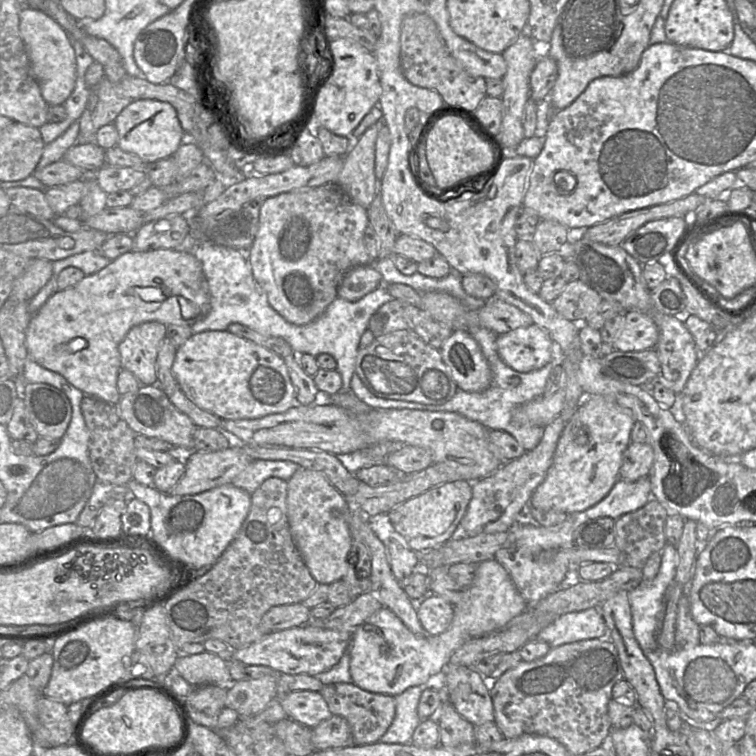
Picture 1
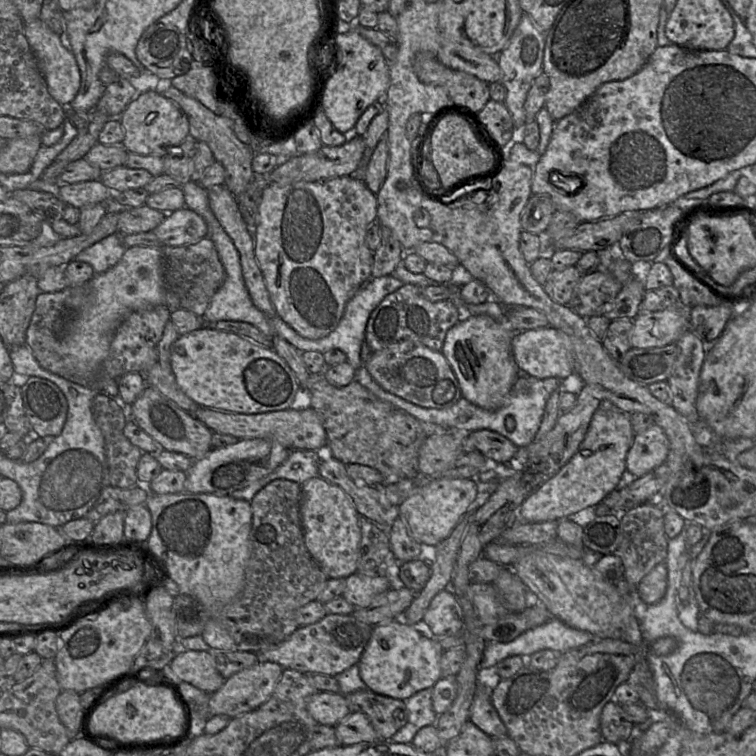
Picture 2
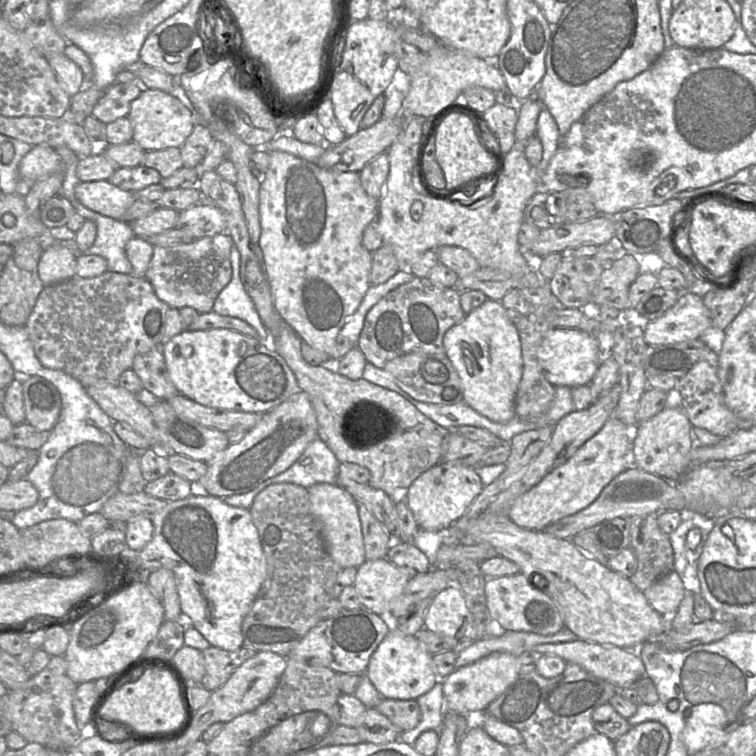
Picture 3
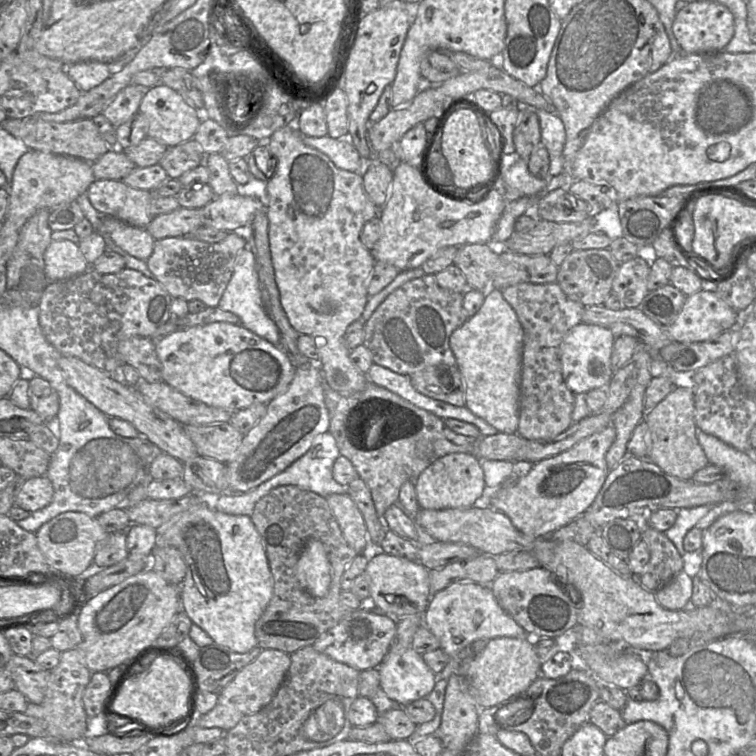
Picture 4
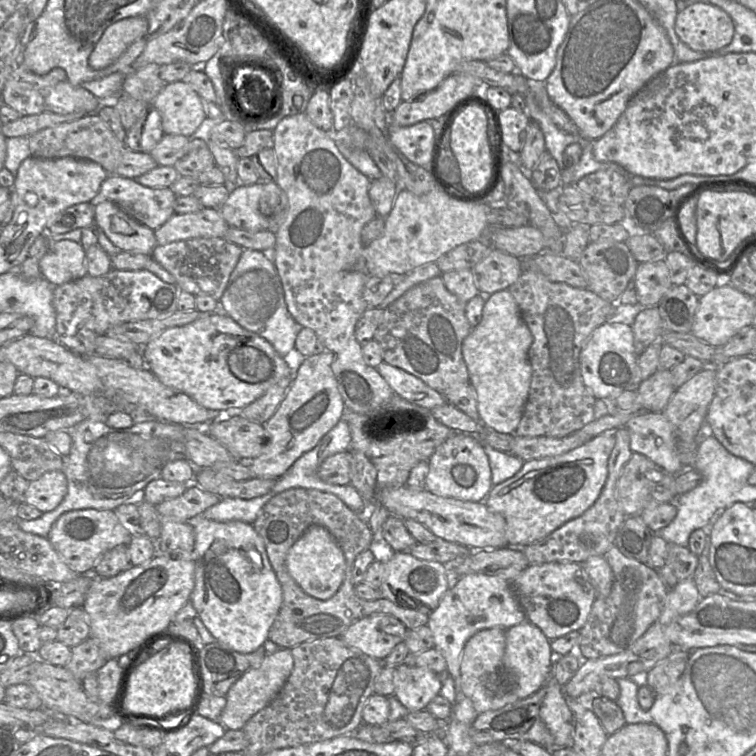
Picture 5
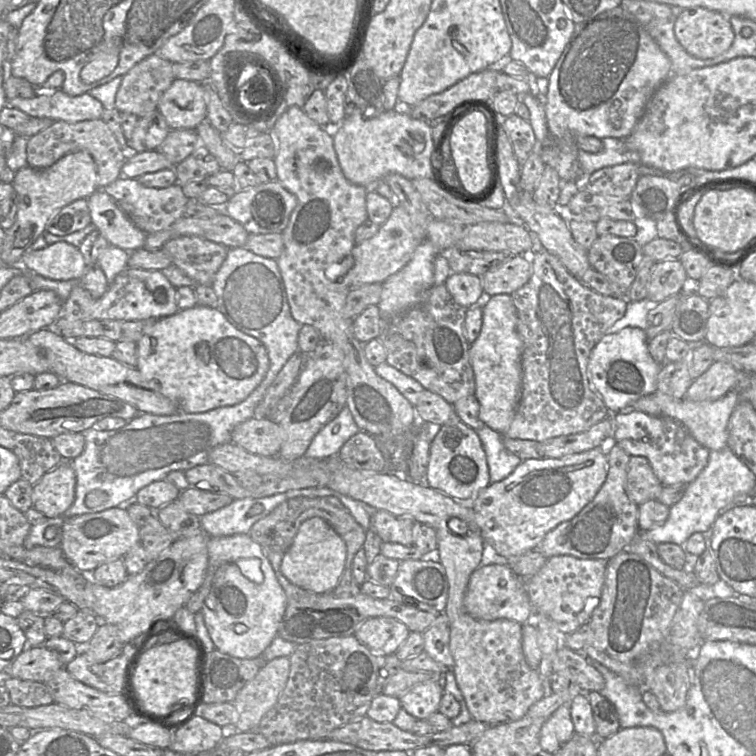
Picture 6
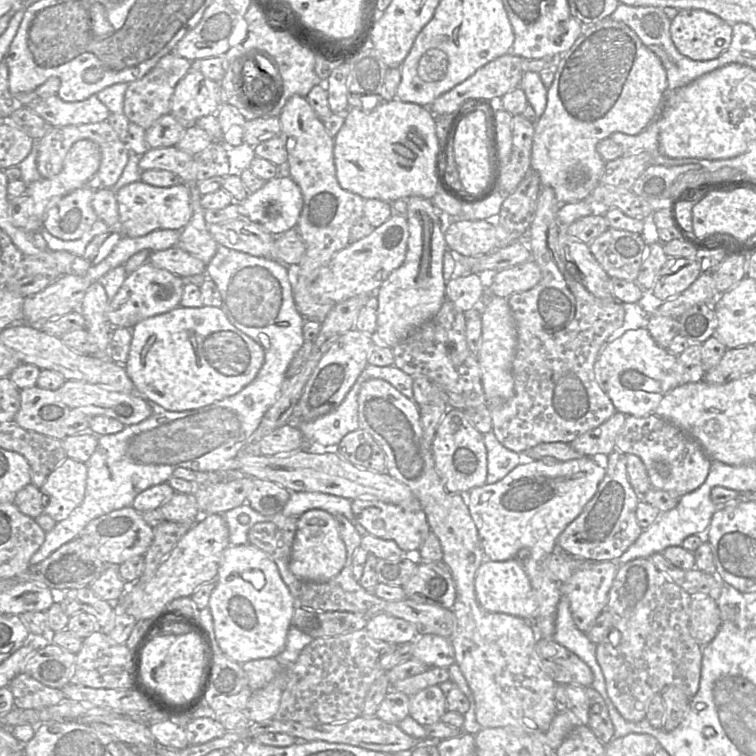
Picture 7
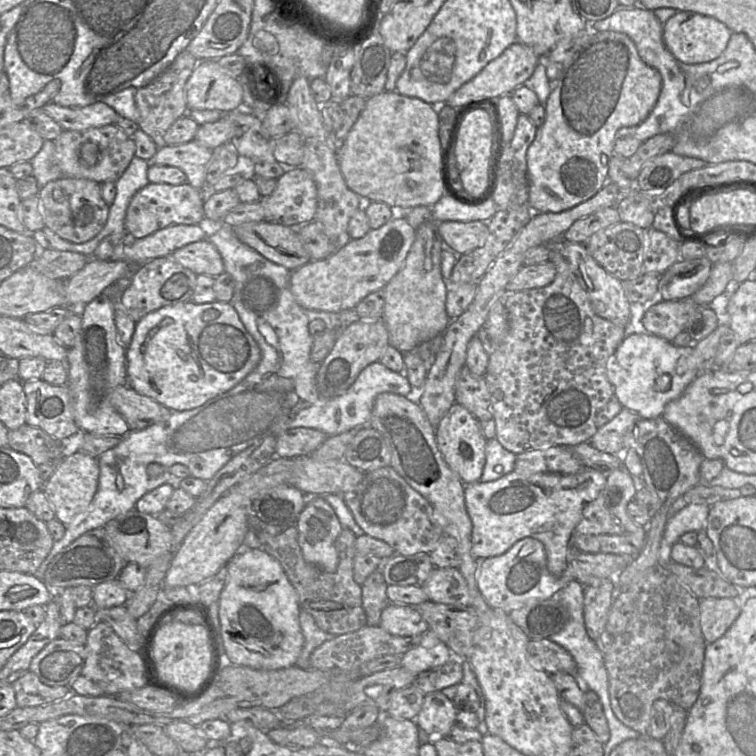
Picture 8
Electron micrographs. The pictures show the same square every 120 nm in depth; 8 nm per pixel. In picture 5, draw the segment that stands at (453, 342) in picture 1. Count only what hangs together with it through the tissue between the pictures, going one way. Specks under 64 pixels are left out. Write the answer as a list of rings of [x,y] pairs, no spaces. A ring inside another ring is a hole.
[[[497,291],[485,301],[480,323],[462,342],[469,381],[476,392],[477,411],[485,427],[514,434],[527,402],[532,368],[528,352],[533,336],[510,292]]]

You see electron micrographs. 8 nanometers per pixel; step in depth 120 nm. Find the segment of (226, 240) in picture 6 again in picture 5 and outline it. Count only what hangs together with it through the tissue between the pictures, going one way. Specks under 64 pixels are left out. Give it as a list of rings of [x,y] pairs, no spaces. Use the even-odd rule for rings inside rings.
[[[202,208],[193,213],[174,213],[162,226],[154,230],[156,244],[193,238],[223,238],[229,225],[218,208]]]

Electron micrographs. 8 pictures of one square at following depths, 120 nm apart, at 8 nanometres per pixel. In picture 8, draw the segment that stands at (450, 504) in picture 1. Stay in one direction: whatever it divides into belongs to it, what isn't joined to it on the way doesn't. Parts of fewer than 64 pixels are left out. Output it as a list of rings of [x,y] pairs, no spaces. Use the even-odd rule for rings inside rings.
[[[454,403],[436,427],[438,448],[450,469],[465,485],[479,482],[486,461],[486,441],[480,421],[464,406]]]

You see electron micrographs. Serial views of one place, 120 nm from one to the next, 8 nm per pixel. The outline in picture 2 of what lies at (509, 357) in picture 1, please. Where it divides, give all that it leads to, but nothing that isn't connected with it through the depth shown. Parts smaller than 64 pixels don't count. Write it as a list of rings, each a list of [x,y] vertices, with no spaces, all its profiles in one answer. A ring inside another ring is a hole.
[[[551,326],[516,332],[512,338],[511,347],[515,363],[523,374],[538,379],[564,380],[574,373],[570,342],[560,330]]]

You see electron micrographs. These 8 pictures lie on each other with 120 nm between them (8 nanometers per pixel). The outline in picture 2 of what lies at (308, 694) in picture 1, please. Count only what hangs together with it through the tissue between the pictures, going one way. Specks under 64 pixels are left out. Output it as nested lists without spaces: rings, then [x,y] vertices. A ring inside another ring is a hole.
[[[316,692],[308,698],[307,710],[318,724],[336,726],[350,713],[343,694]]]

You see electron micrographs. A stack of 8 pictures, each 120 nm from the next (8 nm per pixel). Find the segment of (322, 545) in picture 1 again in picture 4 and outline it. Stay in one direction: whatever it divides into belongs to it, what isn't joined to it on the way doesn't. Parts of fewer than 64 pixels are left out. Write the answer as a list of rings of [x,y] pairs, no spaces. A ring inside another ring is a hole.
[[[331,494],[326,500],[348,545],[362,553],[367,543],[367,528],[355,502],[348,494]]]

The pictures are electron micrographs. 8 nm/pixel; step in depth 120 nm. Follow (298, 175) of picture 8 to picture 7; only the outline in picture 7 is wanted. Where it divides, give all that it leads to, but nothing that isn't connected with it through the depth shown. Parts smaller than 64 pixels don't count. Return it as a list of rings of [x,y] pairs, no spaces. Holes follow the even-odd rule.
[[[274,177],[240,202],[240,214],[278,235],[296,228],[303,202],[300,187],[291,177]]]

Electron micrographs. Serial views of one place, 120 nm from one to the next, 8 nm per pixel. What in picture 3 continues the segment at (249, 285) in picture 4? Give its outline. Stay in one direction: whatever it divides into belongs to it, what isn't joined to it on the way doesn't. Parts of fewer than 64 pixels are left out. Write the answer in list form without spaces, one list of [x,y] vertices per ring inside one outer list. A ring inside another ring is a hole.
[[[234,244],[230,251],[230,261],[232,278],[216,298],[212,311],[219,315],[231,316],[246,321],[257,331],[261,342],[270,342],[270,331],[261,321],[255,305],[240,279],[241,258]]]

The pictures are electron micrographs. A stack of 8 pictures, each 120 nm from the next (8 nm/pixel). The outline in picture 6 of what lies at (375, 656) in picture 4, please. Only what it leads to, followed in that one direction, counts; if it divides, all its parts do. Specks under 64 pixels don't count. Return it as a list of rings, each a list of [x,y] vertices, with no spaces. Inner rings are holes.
[[[374,617],[361,623],[354,636],[371,651],[395,654],[410,634],[408,627],[392,617]]]

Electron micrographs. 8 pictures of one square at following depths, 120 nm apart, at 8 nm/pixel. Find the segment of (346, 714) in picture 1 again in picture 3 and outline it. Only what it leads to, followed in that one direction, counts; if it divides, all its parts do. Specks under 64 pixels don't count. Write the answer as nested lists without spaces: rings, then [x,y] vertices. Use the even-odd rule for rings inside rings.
[[[383,698],[375,709],[386,716],[400,731],[415,728],[421,719],[421,710],[416,700]]]

